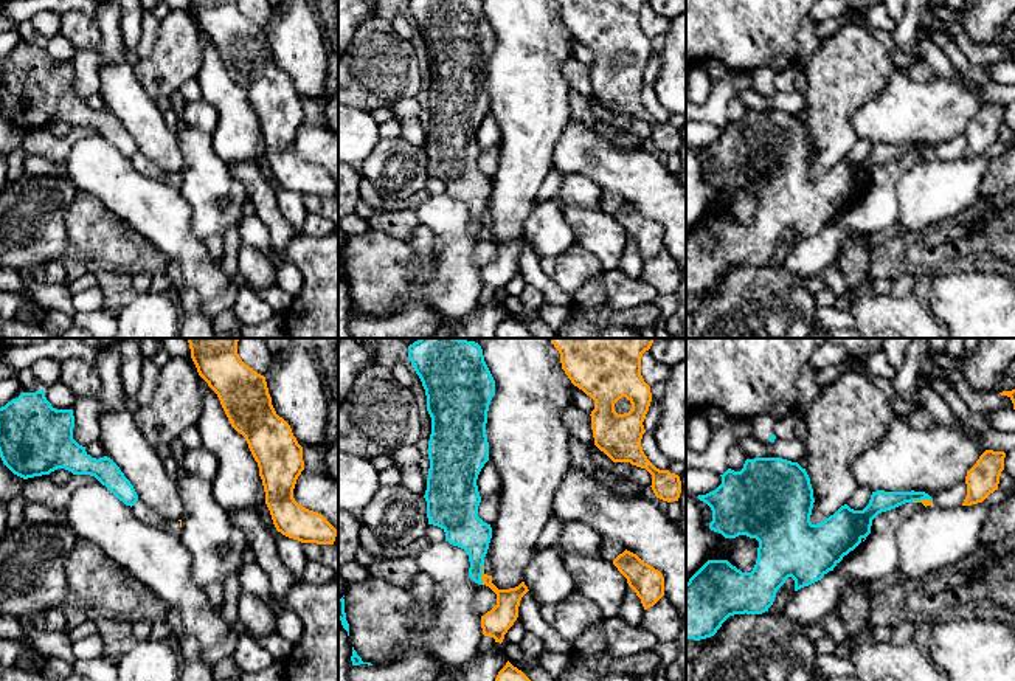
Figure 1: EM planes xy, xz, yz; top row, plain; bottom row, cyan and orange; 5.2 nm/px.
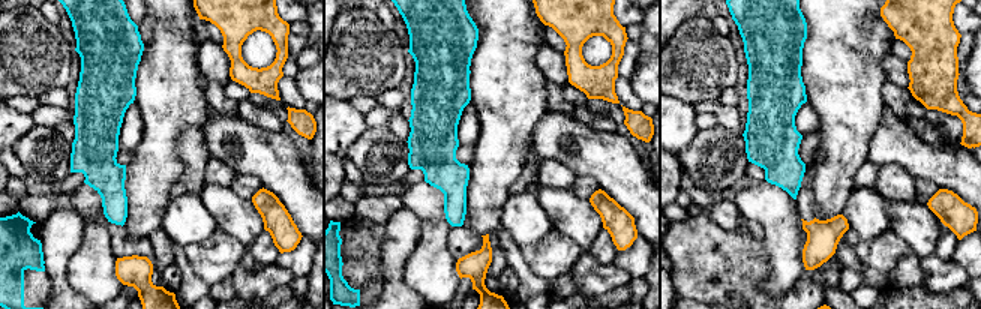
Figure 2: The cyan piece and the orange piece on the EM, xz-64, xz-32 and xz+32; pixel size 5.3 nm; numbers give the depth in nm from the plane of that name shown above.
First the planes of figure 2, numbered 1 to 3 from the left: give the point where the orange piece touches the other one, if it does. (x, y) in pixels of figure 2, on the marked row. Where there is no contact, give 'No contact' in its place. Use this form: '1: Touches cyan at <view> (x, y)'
1: No contact
2: No contact
3: No contact

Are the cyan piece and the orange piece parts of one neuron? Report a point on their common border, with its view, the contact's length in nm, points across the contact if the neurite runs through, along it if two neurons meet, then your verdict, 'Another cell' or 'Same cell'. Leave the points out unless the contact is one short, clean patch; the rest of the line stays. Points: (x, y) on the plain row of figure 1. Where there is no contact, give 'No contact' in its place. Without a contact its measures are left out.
Touches cyan at xz (481, 227). Shared border 110 nm. Boundary: xz (483, 216), (481, 236). Another cell

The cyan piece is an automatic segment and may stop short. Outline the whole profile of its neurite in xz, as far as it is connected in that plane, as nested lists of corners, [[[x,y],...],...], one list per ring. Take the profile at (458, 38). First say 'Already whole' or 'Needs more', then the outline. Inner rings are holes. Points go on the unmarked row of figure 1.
Already whole. [[[408,0],[408,11],[419,28],[431,70],[428,93],[427,171],[445,185],[445,194],[469,208],[469,230],[483,237],[483,217],[492,191],[490,177],[478,169],[481,149],[476,132],[489,113],[487,64],[495,48],[495,33],[481,0]]]

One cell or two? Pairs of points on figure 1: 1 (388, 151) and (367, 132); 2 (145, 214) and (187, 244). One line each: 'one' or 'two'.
1: two
2: one

